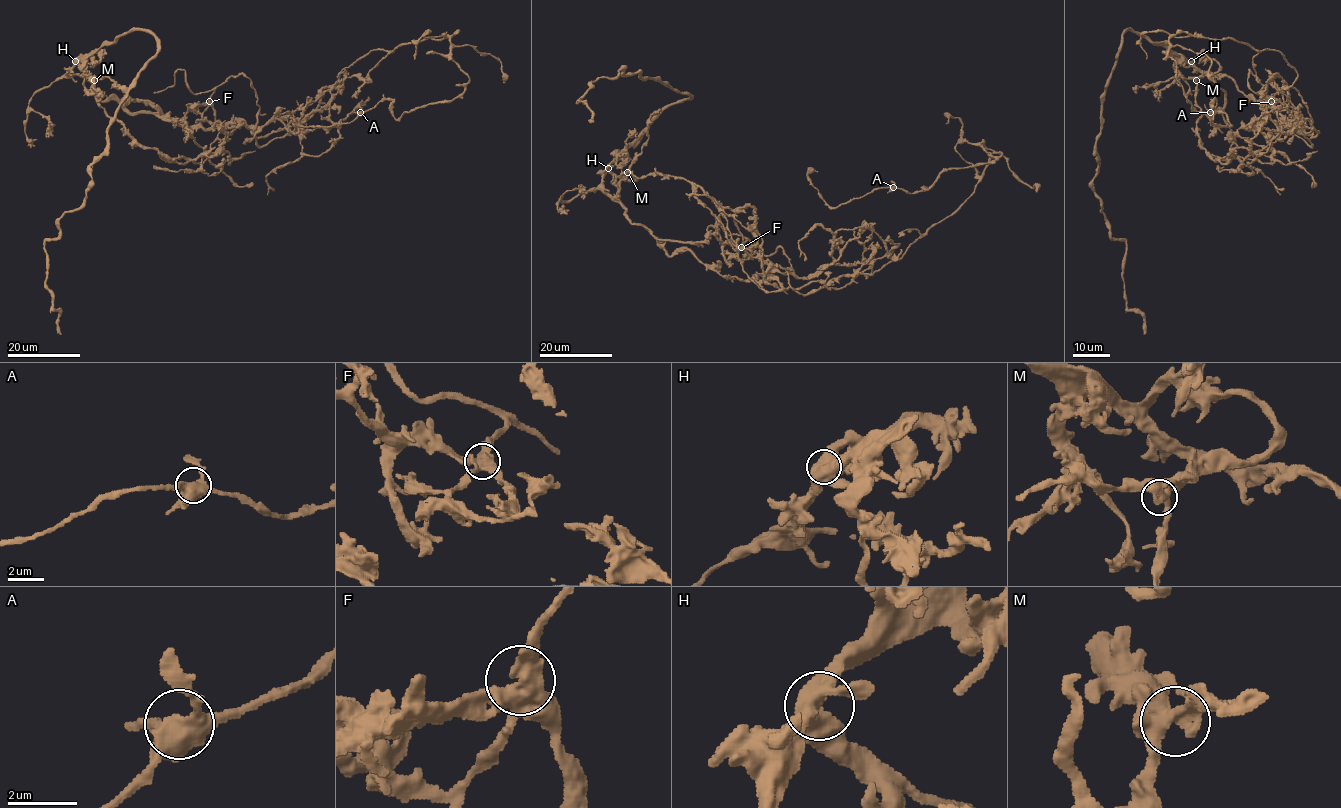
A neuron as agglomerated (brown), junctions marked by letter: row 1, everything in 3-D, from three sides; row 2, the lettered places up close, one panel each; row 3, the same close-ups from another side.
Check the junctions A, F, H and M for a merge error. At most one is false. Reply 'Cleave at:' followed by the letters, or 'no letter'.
Cleave at: F

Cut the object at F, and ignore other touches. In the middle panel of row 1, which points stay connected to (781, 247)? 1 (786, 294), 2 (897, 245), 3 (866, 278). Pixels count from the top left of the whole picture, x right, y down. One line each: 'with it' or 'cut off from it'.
1: cut off from it
2: cut off from it
3: cut off from it

